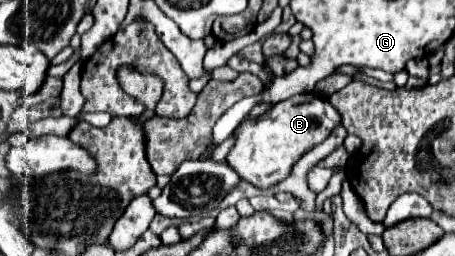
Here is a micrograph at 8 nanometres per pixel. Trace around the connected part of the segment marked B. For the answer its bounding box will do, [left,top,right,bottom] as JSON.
[226,94,342,188]

